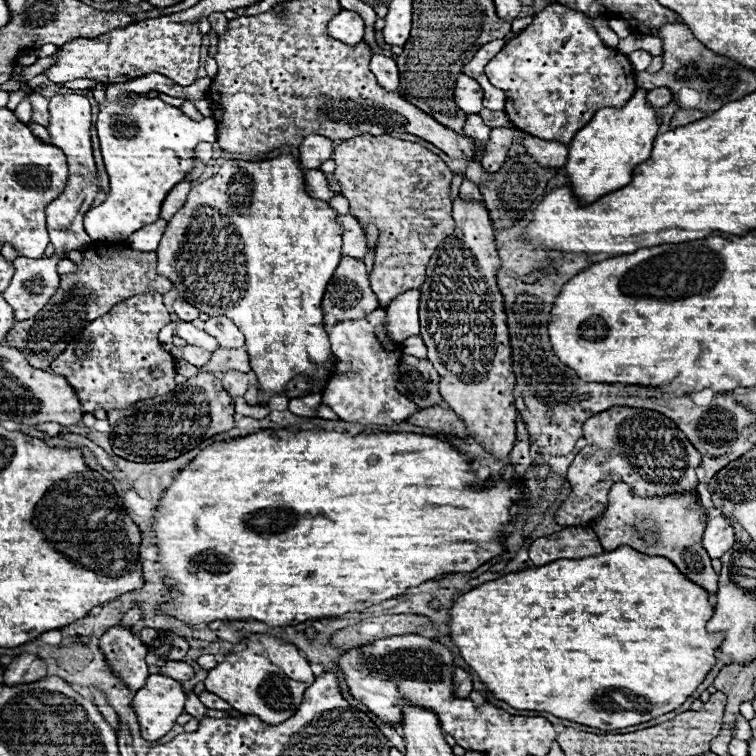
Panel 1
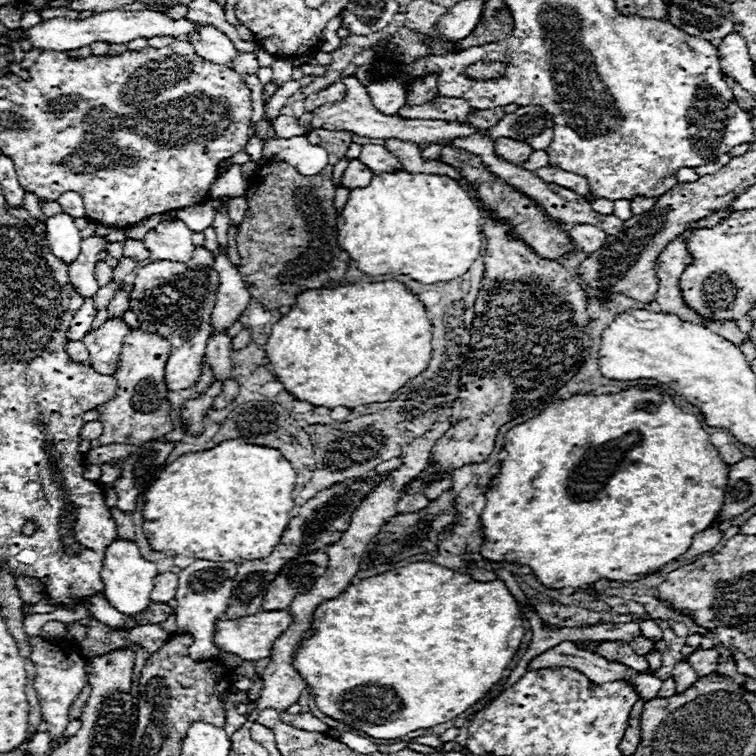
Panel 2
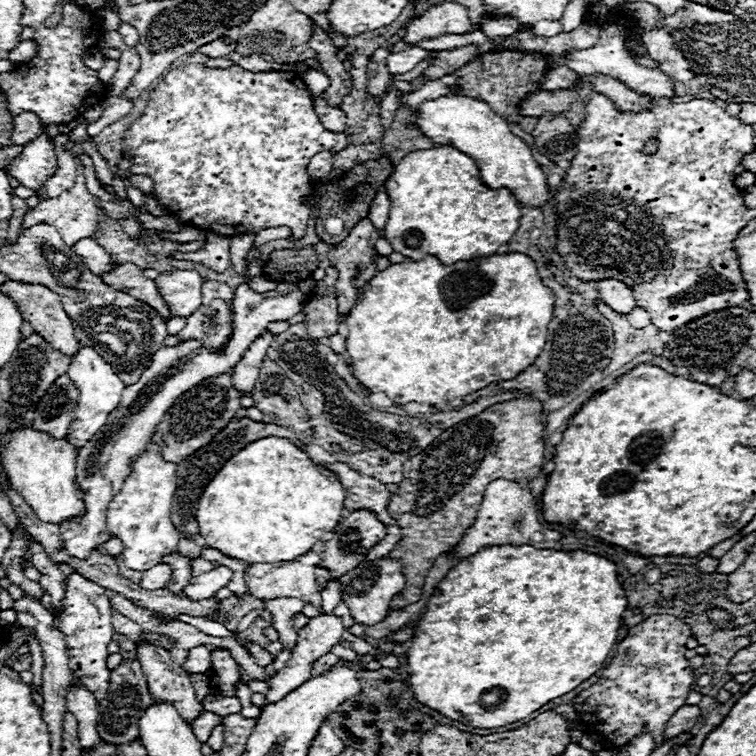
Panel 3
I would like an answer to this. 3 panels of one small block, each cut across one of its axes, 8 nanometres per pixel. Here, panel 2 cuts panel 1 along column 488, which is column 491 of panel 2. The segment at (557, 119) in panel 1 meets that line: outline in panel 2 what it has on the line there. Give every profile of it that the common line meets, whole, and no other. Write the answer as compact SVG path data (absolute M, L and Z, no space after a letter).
M474 62L470 68L466 68L466 76L472 80L492 80L492 78L502 78L506 74L508 64L504 62Z

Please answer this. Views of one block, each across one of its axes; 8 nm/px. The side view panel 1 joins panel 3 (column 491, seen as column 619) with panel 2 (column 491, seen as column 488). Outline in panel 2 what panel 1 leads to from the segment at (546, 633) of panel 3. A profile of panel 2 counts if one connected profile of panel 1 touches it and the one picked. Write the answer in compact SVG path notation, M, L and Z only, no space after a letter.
M414 562L414 564L402 566L402 568L384 572L384 574L364 578L356 584L350 584L338 598L322 602L318 606L318 610L314 612L314 624L312 624L310 636L304 638L300 648L296 650L294 668L298 672L302 672L308 686L312 688L312 694L316 696L316 706L320 708L320 712L328 714L334 720L348 724L350 728L362 730L372 738L388 740L388 738L400 738L408 732L420 730L420 728L432 728L436 724L448 722L448 720L456 718L458 714L466 712L478 700L482 700L492 690L492 686L502 680L504 670L508 668L510 660L514 658L516 650L522 644L522 638L524 638L524 626L522 626L522 614L520 614L518 602L510 594L510 590L506 588L506 584L502 580L478 582L470 574L462 574L462 572L444 568L434 562Z

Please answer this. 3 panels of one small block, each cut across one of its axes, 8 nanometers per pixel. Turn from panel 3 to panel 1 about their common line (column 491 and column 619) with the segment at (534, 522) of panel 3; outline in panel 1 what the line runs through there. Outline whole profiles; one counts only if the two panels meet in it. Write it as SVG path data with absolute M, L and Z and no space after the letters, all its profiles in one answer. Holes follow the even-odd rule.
M614 484L610 488L608 506L600 520L592 522L592 530L598 534L604 550L616 550L618 546L630 546L648 556L664 556L676 564L676 568L694 584L702 586L714 600L718 574L712 570L710 556L700 544L702 532L706 528L706 508L696 502L692 494L676 494L664 498L638 498L630 492L626 484ZM650 522L650 524L634 524Z

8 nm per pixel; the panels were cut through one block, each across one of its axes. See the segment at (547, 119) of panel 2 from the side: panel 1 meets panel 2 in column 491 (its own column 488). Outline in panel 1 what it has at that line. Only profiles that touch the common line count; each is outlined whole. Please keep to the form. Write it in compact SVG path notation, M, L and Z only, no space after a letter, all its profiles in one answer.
M470 114L464 126L464 134L478 140L478 142L486 142L490 136L490 128L482 122L482 118L478 114Z

